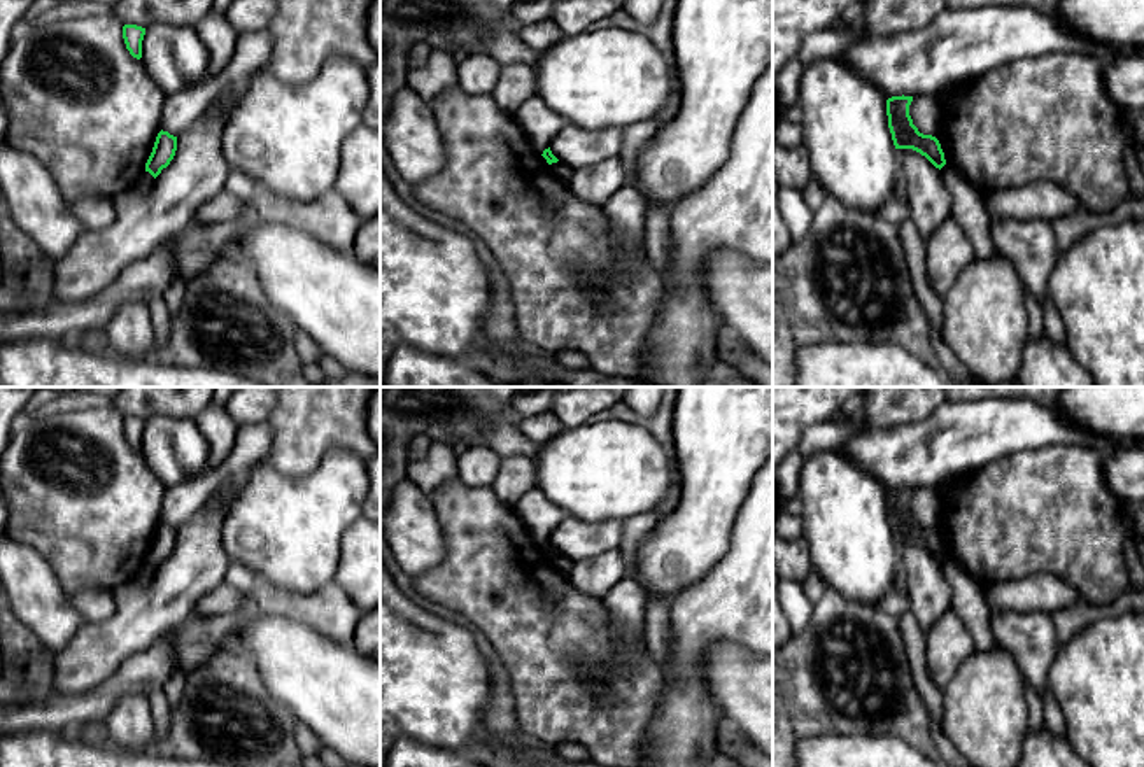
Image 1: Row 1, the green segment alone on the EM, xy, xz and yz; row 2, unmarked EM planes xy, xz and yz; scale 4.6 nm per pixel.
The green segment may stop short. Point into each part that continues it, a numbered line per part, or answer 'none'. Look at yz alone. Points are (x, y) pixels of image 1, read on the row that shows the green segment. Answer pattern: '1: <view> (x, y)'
1: yz (967, 205)

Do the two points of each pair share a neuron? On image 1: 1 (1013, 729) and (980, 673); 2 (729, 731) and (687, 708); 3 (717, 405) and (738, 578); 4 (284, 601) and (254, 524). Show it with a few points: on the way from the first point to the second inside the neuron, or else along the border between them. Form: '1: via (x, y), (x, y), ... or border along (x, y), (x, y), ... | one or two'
1: via (999, 715), (987, 703), (987, 687) | one
2: border along (724, 717), (719, 725), (717, 748) | two
3: border along (748, 491), (736, 517), (729, 548), (713, 566) | two
4: border along (258, 577), (302, 592), (317, 591) | two

